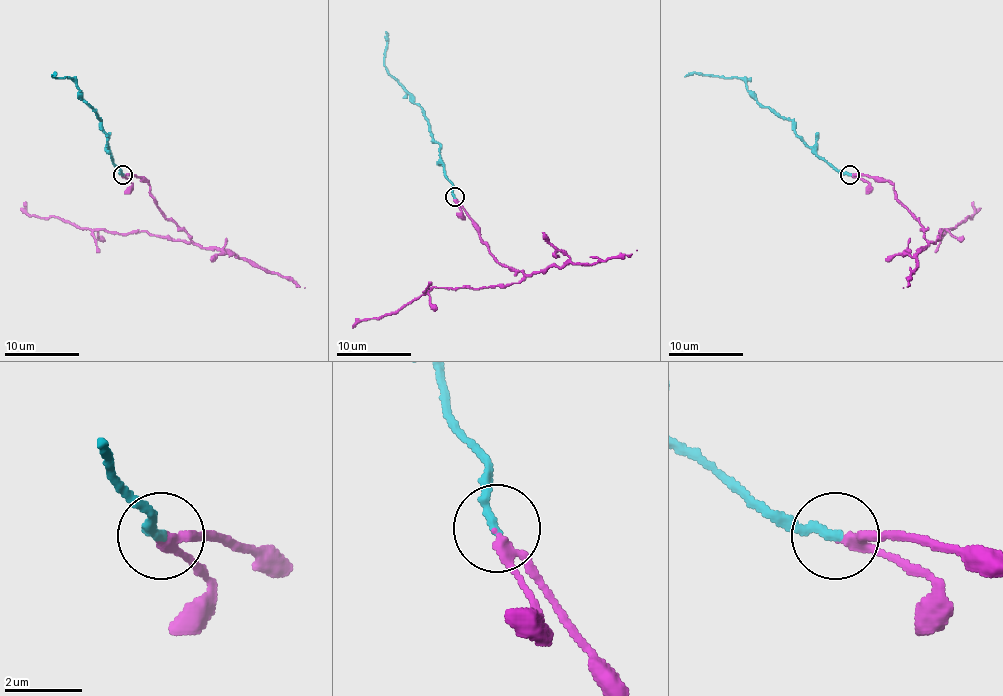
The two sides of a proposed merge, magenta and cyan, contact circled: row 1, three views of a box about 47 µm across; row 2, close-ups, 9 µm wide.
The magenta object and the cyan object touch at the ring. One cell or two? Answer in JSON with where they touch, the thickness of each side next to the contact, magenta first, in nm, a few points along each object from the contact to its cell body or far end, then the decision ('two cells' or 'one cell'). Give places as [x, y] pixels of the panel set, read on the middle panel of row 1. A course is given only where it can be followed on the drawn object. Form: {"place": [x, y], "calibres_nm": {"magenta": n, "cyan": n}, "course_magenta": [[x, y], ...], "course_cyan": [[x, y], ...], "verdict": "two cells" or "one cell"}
{"place": [454, 197], "calibres_nm": {"magenta": 200, "cyan": 240}, "course_magenta": [[454, 196], [491, 254], [523, 277], [504, 286], [430, 288], [394, 312], [357, 318]], "course_cyan": [[454, 196], [452, 181], [445, 174], [439, 144], [431, 137], [424, 110], [385, 66], [385, 32]], "verdict": "one cell"}

